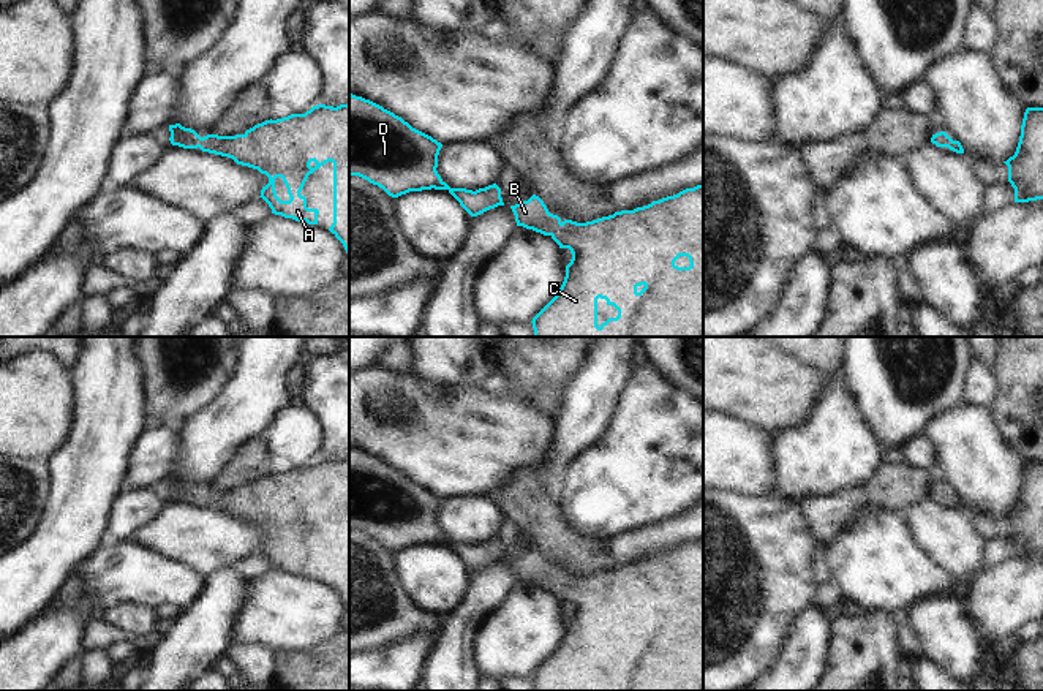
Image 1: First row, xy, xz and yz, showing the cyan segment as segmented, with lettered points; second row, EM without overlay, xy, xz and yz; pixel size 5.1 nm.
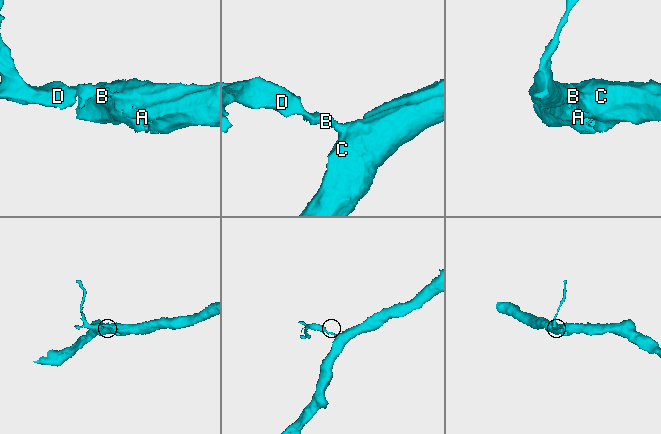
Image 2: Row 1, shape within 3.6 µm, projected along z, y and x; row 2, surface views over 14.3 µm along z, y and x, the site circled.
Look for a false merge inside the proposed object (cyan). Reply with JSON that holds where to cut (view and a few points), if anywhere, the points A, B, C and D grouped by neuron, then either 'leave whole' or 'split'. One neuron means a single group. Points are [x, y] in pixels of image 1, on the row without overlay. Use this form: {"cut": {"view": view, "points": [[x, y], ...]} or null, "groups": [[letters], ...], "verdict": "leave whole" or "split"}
{"cut": null, "groups": [["A", "B", "C", "D"]], "verdict": "leave whole"}

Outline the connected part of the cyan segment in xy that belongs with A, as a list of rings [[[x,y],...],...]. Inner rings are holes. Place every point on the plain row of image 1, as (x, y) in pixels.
[[[318,459],[305,468],[270,473],[235,490],[201,492],[180,478],[169,479],[169,485],[172,500],[199,501],[265,528],[269,538],[262,541],[259,552],[269,558],[272,568],[308,579],[318,579],[319,565],[308,563],[300,546],[310,528],[332,515],[333,577],[329,585],[349,610],[349,459]],[[277,531],[283,533],[289,555],[277,550]]]

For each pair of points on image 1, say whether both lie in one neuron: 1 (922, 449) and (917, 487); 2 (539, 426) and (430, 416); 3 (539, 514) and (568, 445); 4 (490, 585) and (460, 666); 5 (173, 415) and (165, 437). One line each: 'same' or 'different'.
1: different
2: same
3: different
4: same
5: different

